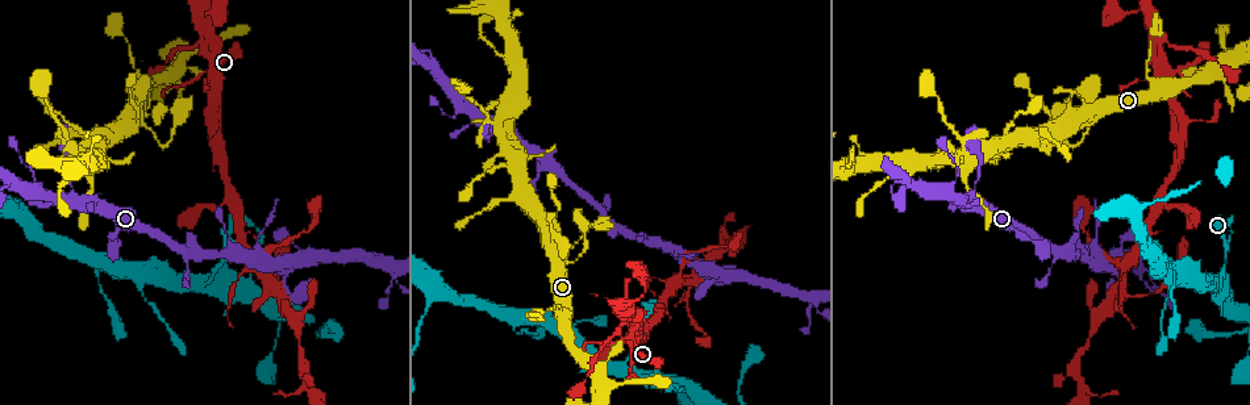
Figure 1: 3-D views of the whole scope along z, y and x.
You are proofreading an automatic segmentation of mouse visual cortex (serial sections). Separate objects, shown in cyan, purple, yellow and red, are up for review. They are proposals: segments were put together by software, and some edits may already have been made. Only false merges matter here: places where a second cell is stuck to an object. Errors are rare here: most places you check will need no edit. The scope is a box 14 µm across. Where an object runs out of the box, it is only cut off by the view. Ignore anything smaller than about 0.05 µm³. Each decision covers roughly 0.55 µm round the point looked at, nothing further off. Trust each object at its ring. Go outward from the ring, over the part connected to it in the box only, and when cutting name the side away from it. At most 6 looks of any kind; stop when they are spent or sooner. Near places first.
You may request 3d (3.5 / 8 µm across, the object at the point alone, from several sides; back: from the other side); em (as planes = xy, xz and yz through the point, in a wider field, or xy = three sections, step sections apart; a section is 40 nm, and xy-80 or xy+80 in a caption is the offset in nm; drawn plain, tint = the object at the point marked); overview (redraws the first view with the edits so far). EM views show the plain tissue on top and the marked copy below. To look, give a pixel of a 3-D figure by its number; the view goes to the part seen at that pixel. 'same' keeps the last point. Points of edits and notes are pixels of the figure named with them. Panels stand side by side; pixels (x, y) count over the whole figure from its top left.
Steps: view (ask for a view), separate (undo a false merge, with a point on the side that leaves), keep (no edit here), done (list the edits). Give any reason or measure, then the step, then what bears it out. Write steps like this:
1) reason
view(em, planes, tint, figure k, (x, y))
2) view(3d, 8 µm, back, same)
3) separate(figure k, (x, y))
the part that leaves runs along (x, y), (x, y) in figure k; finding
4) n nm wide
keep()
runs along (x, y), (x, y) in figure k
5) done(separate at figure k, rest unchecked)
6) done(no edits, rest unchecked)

three-way junction
view(3d, 8 µm, back, figure 1, (1141, 267))

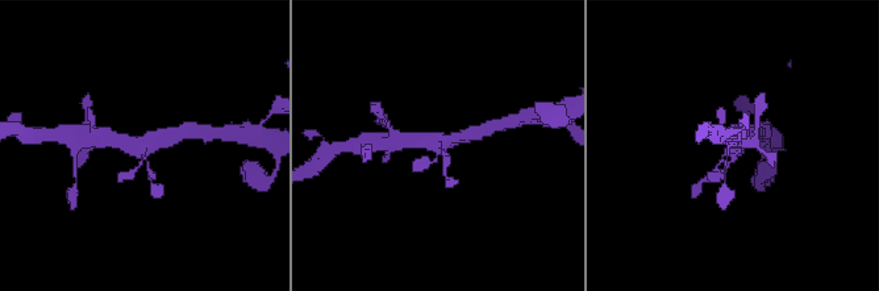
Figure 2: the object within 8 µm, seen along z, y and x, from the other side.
3 arms; arms of 100, 150, 400 nm
view(em, planes, tint, figure 2, (441, 142))

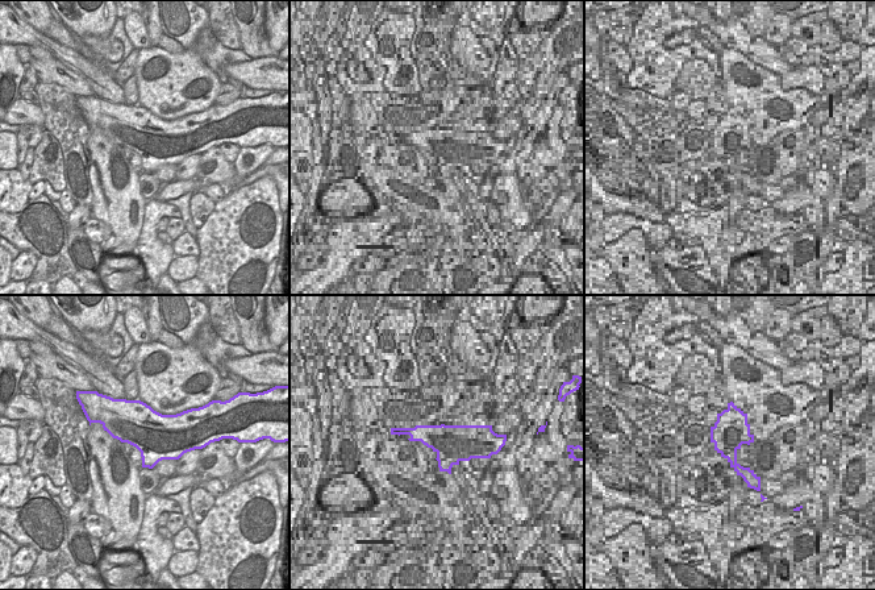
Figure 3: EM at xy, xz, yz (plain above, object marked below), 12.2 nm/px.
keep()
runs along (182, 133), (140, 149), (149, 170) in figure 2; all the same cell

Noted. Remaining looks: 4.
view(3d, 3.5 µm, back, figure 1, (138, 281))

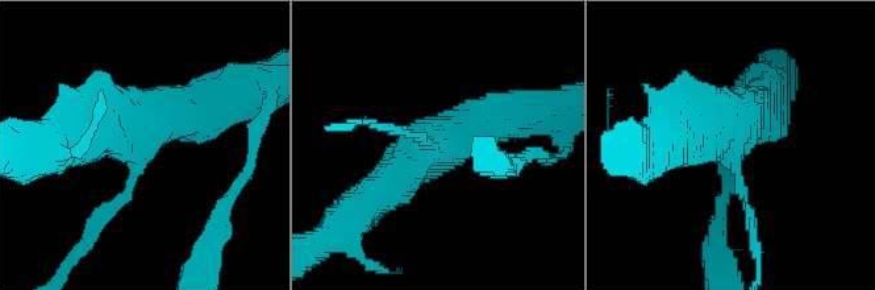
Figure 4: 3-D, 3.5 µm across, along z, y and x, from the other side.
3 arms; arms of 150, 500, 600 nm
keep()
runs along (361, 208), (433, 144), (511, 114) in figure 4; one cell here

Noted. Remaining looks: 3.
three arms meet
view(3d, 3.5 µm, figure 1, (517, 196))

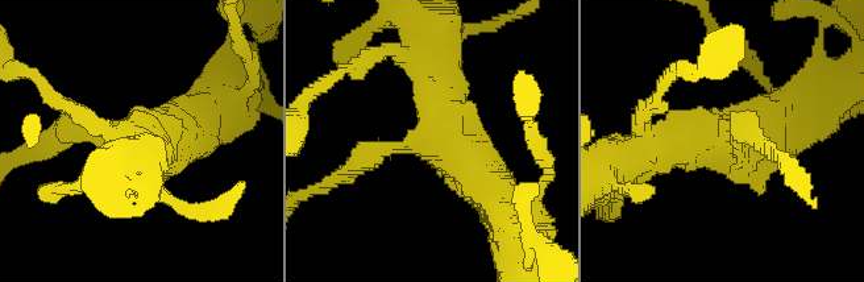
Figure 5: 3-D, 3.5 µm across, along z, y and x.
shape alone is not enough
view(em, xy, step 3, tint, figure 5, (729, 138))

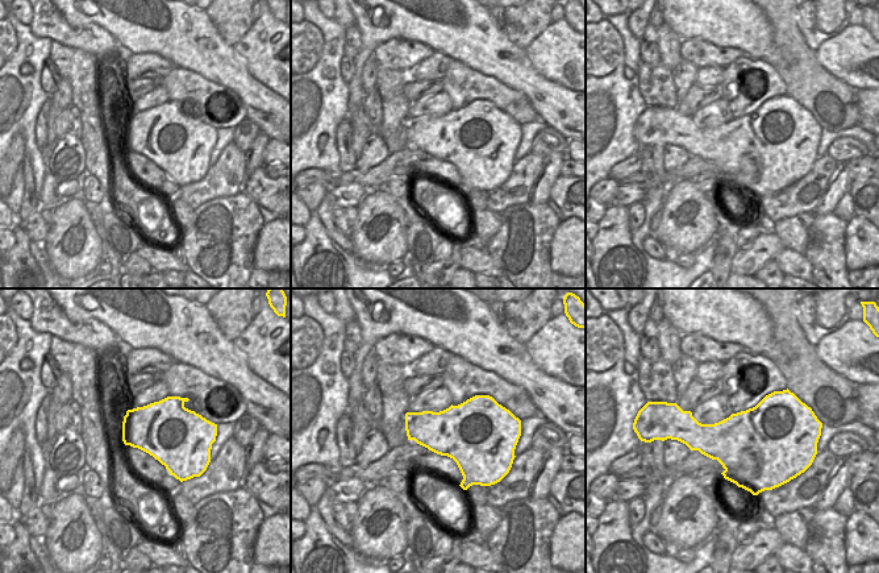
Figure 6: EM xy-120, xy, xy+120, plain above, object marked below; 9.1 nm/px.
500 nm wide
keep()
runs along (497, 197), (440, 108), (428, 52) in figure 5; all the same cell

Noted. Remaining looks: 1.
done(no edits, rest unchecked)

